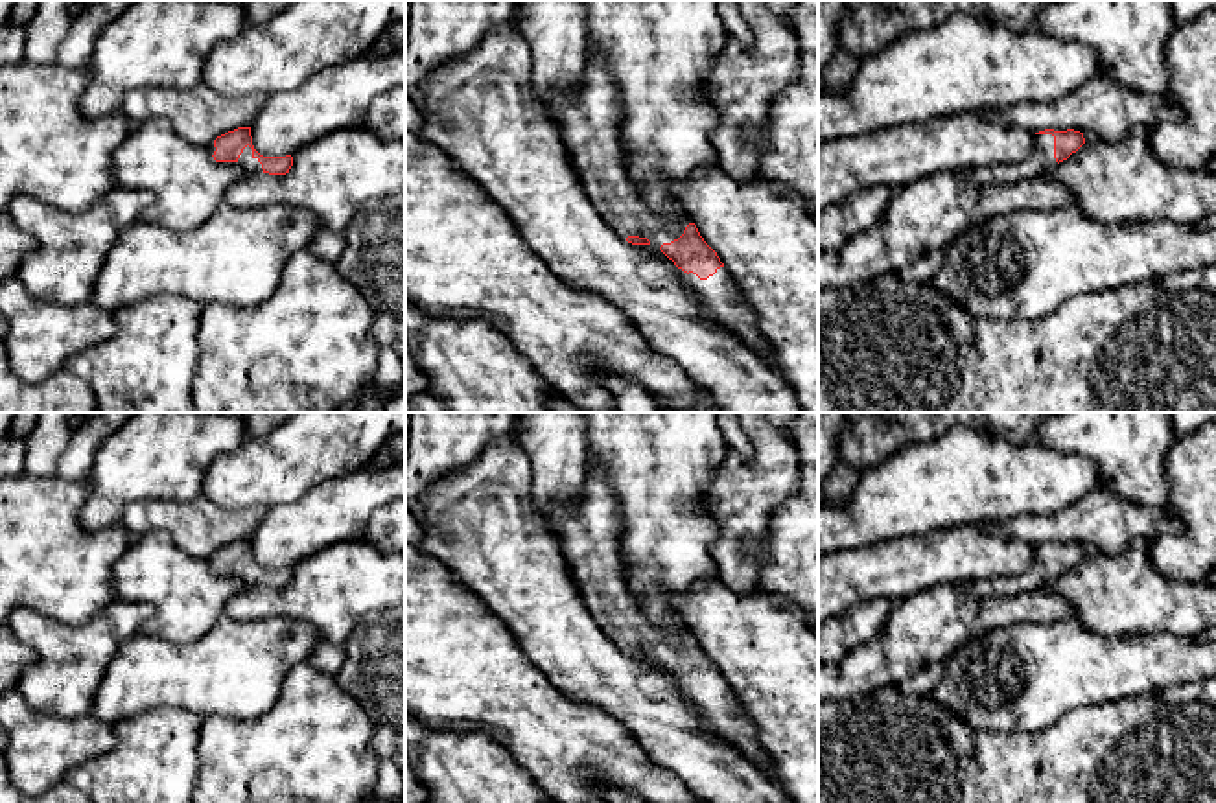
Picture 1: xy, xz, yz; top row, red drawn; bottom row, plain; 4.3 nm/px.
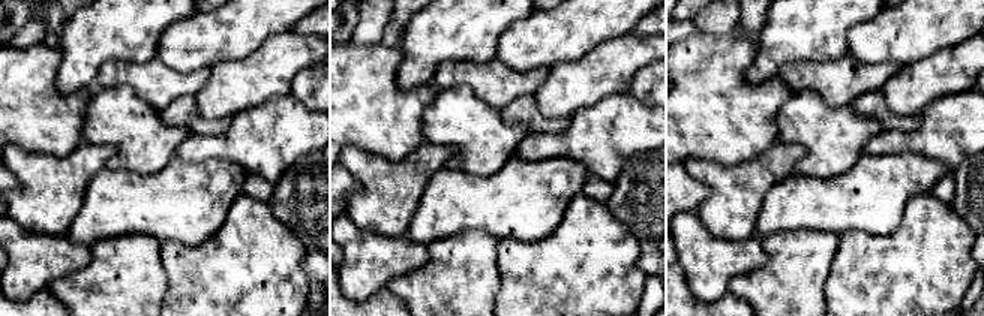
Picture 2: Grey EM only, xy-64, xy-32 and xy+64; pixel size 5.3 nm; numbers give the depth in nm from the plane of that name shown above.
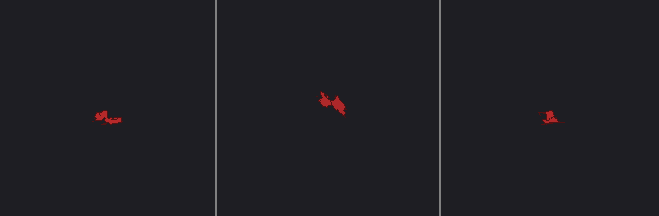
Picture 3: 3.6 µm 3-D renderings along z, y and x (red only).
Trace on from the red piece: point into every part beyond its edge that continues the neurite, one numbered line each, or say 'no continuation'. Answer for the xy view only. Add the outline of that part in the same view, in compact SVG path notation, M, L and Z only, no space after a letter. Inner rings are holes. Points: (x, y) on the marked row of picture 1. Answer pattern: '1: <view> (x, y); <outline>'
1: xy (245, 161); M247 145L243 153L238 158L238 164L247 171L247 173L263 173L262 164L258 158L252 157L252 149Z

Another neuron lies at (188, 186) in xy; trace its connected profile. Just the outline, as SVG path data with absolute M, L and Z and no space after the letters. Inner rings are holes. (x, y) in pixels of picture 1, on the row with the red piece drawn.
M153 118L133 127L112 153L112 171L118 188L149 192L155 197L144 208L142 221L179 232L206 223L225 203L227 190L247 175L238 162L216 162L206 147L197 147L181 138L164 118Z

